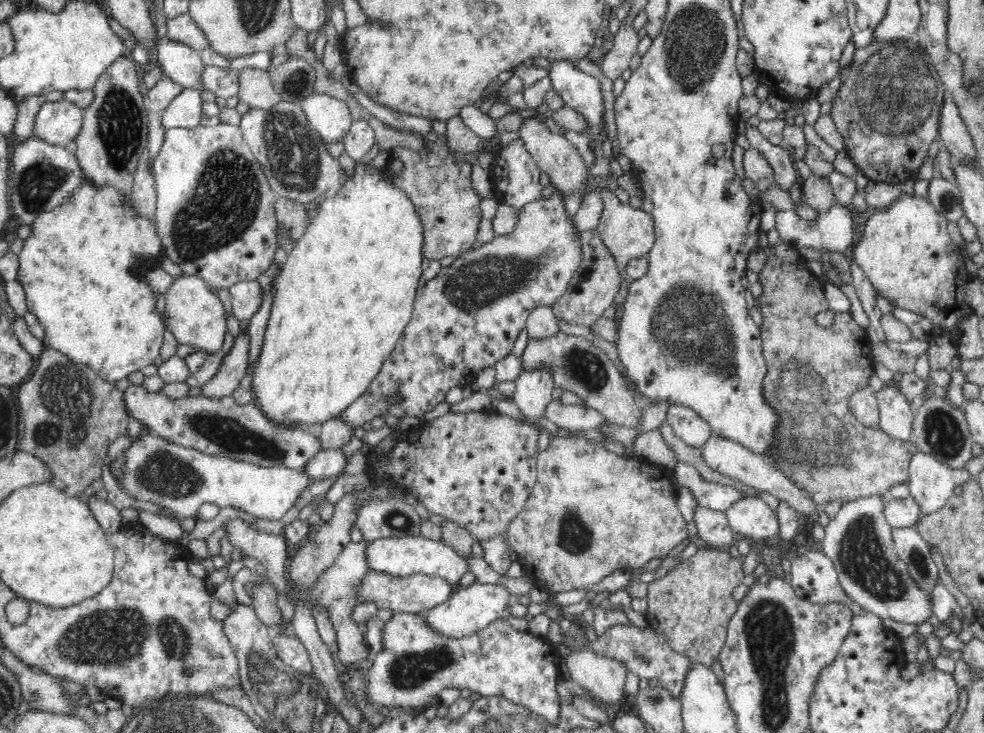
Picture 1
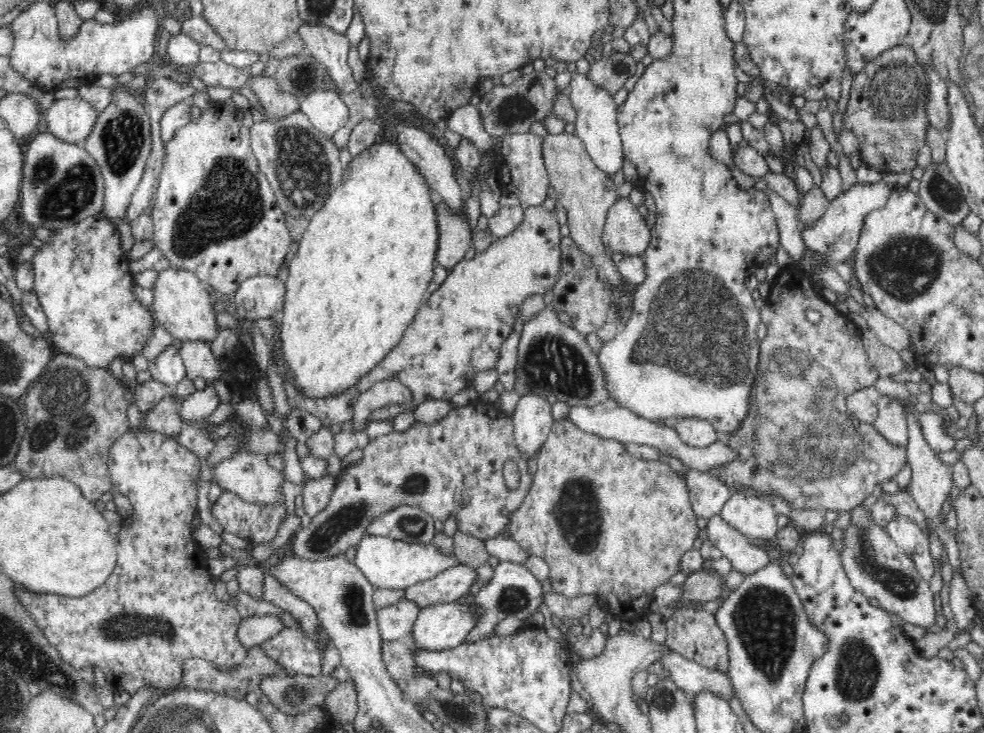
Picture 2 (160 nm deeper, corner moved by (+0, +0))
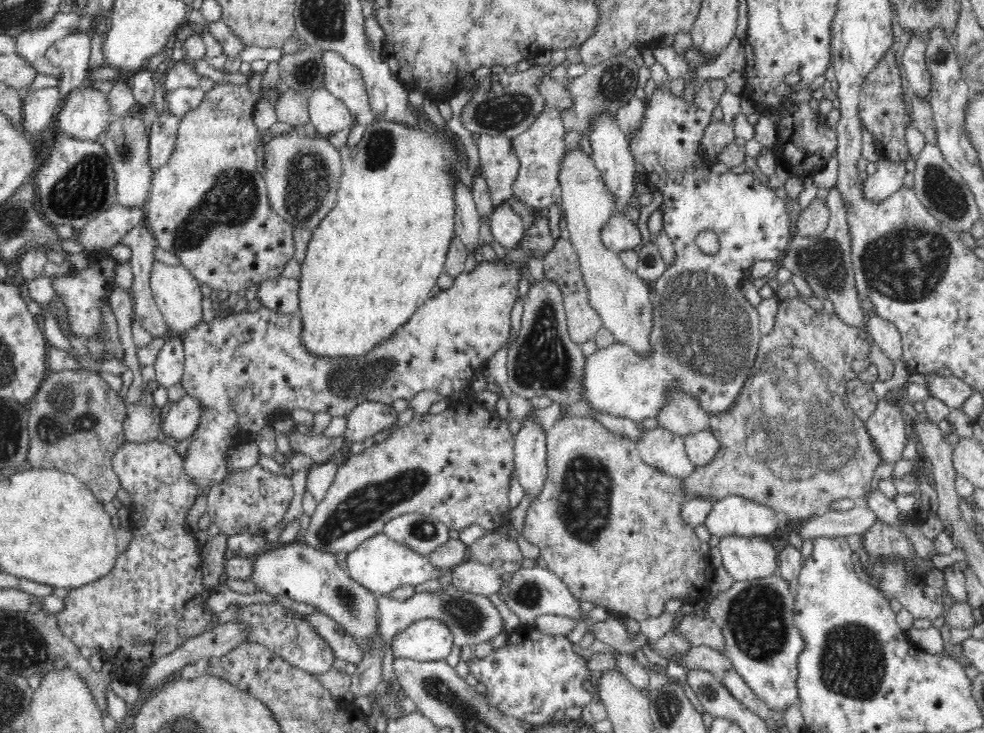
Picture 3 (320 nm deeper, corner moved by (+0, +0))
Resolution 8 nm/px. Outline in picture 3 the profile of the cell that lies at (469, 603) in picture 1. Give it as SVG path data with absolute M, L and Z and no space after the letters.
M426 618L413 622L402 633L396 634L388 647L392 655L398 659L413 659L416 661L445 661L455 648L454 638L448 627L439 620Z

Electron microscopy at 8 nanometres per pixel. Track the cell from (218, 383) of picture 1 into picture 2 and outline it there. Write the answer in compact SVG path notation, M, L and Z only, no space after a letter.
M208 385L182 401L179 417L186 425L188 425L188 422L197 423L206 420L218 408L219 404L220 397L216 393L216 388Z

